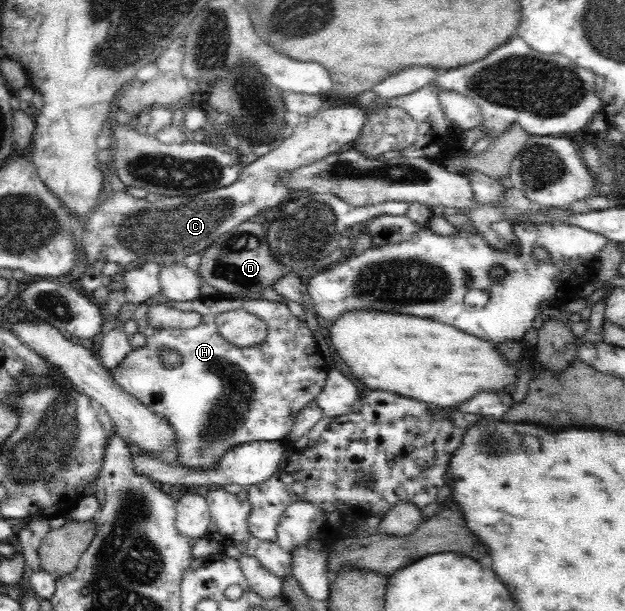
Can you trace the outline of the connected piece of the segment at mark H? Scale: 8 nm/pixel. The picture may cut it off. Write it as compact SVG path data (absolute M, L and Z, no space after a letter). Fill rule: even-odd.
M158 293L144 303L138 304L133 316L137 325L137 332L145 335L147 345L131 350L120 363L111 371L111 375L128 393L136 396L140 402L152 408L163 419L176 428L176 444L180 452L179 465L182 469L196 468L208 471L218 461L223 451L230 447L246 442L286 442L294 425L297 423L301 411L315 401L322 393L327 379L327 363L310 326L310 321L300 321L287 306L276 301L266 299L240 300L219 297L201 297L194 301L170 302ZM162 303L174 307L179 311L194 311L200 314L201 321L192 327L184 329L184 335L170 341L172 335L160 337L160 343L168 343L172 348L153 349L152 329L146 324L146 311ZM229 312L247 312L262 320L266 326L266 337L262 343L252 347L235 347L224 339L218 331L216 319L221 314ZM166 349L176 349L182 355L182 363L172 369L164 369L159 365L160 353Z

